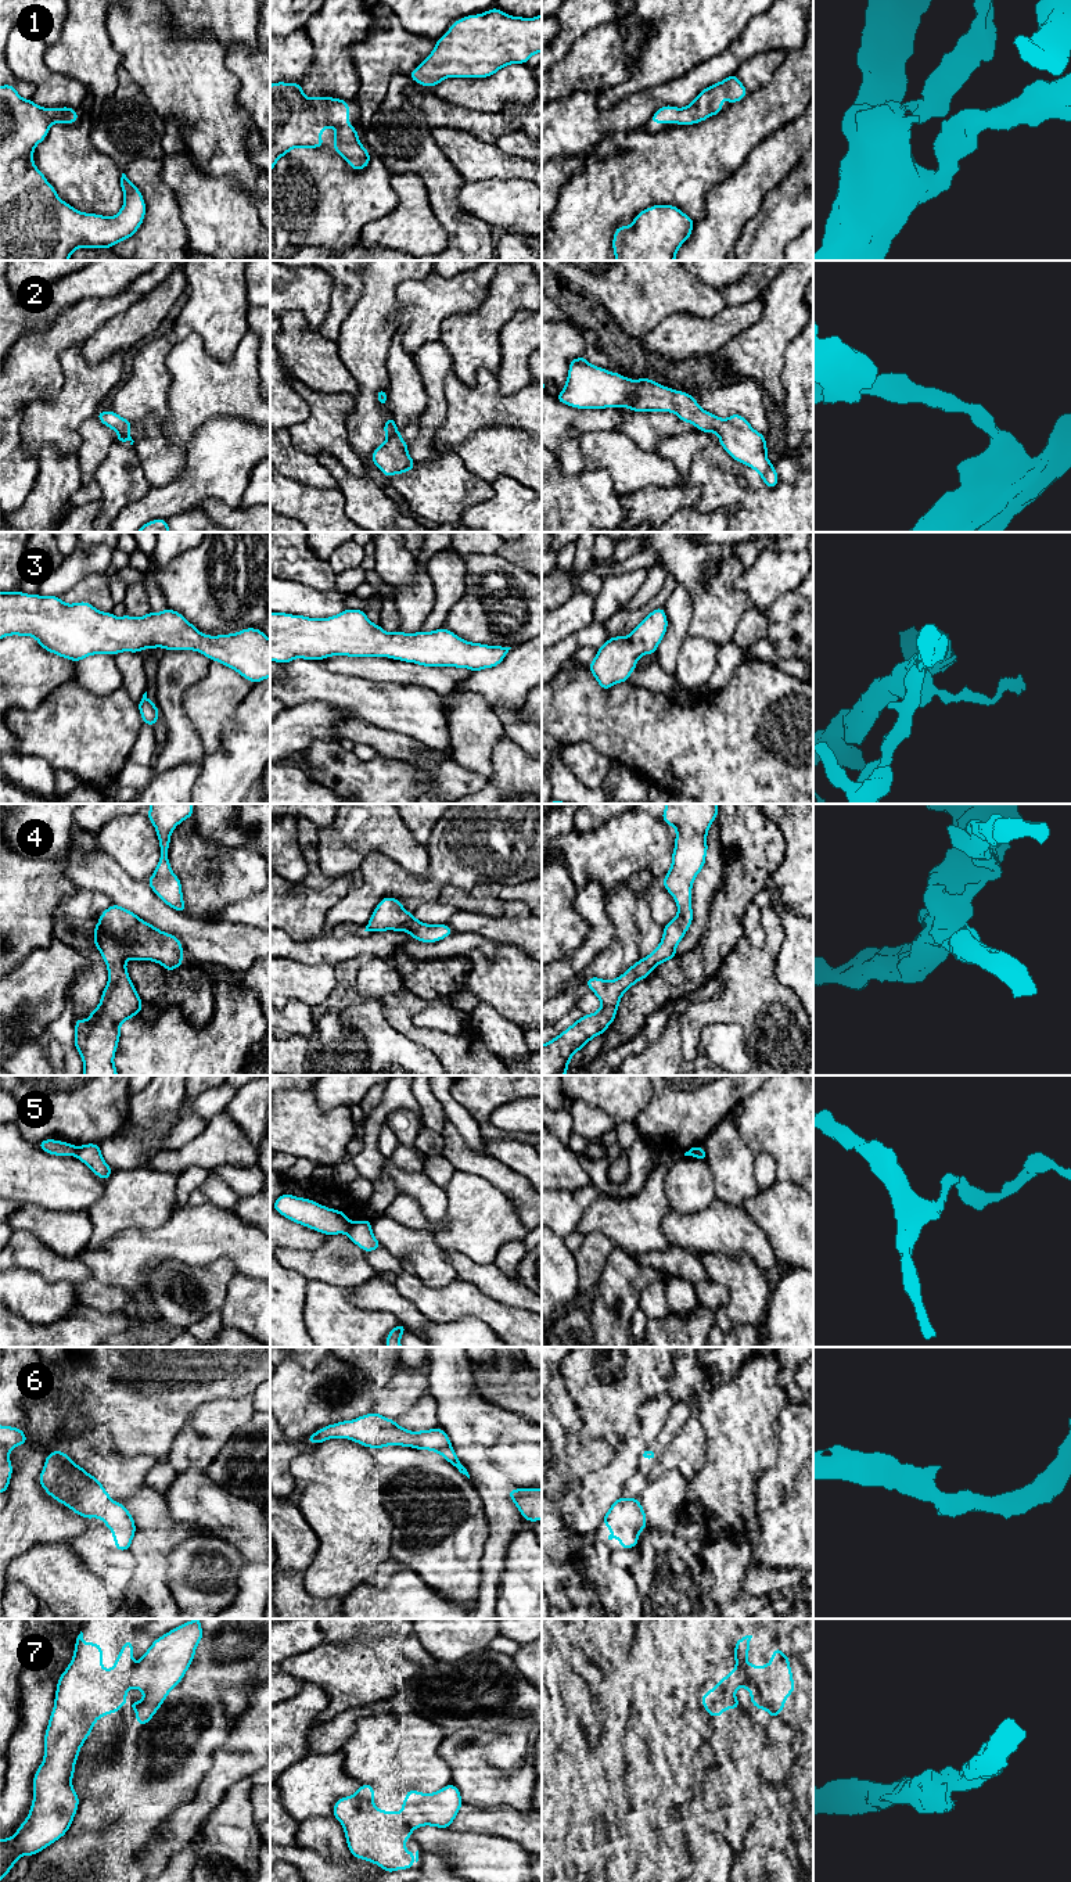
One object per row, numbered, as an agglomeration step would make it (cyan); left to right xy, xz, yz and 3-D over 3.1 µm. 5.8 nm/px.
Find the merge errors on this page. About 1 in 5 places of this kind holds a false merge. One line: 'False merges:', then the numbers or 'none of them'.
False merges: 5

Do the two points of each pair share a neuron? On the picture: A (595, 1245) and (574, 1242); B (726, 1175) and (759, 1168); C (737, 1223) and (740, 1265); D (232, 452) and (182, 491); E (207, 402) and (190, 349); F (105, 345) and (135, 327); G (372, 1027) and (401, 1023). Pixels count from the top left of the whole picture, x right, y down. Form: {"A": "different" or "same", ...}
{"A": "different", "B": "different", "C": "different", "D": "same", "E": "same", "F": "same", "G": "different"}

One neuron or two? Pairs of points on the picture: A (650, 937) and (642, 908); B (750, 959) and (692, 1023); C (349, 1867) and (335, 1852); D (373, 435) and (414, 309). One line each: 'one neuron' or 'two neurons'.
A: one neuron
B: one neuron
C: two neurons
D: two neurons

